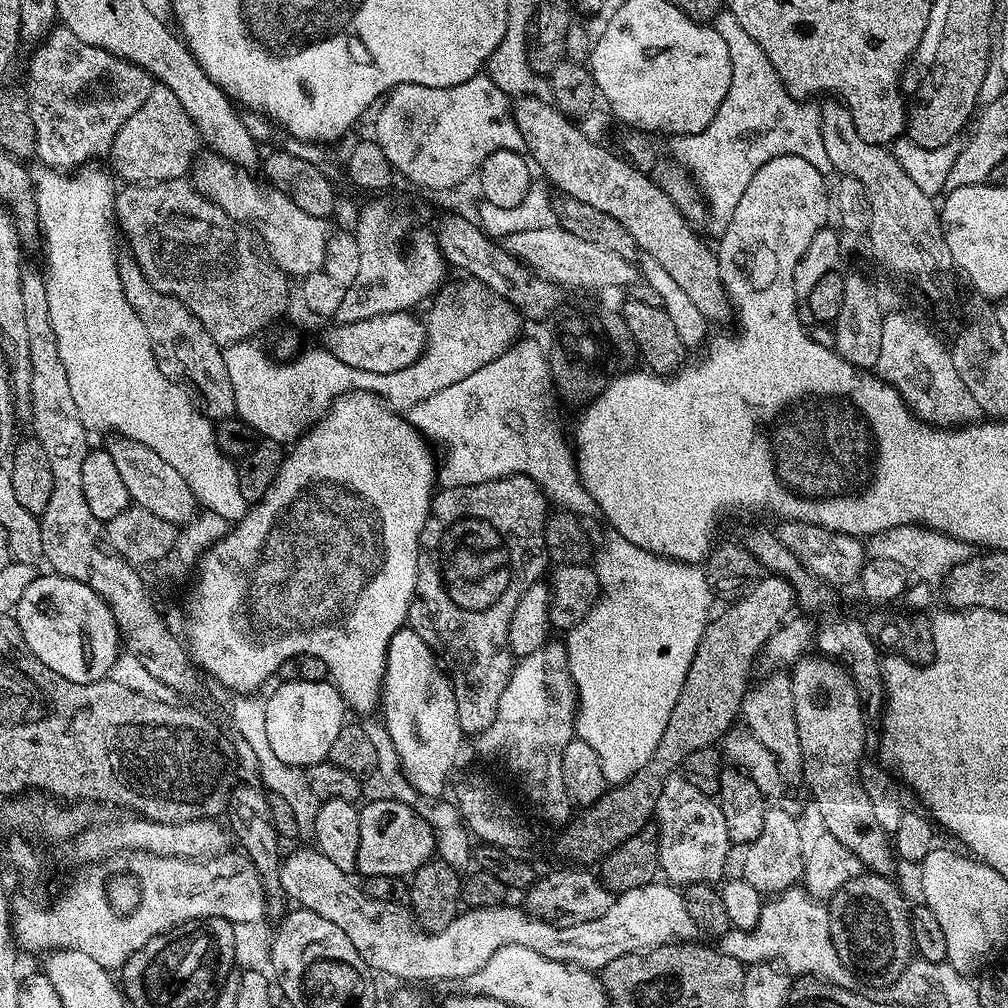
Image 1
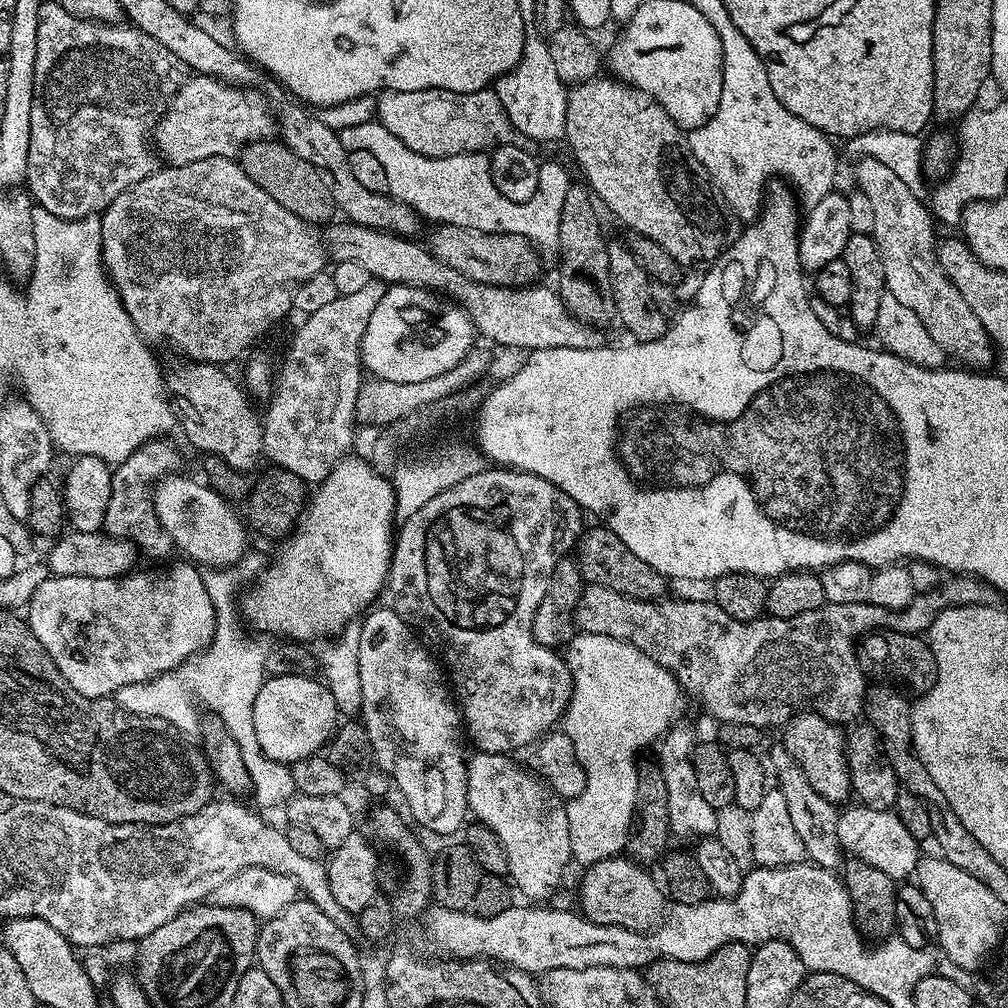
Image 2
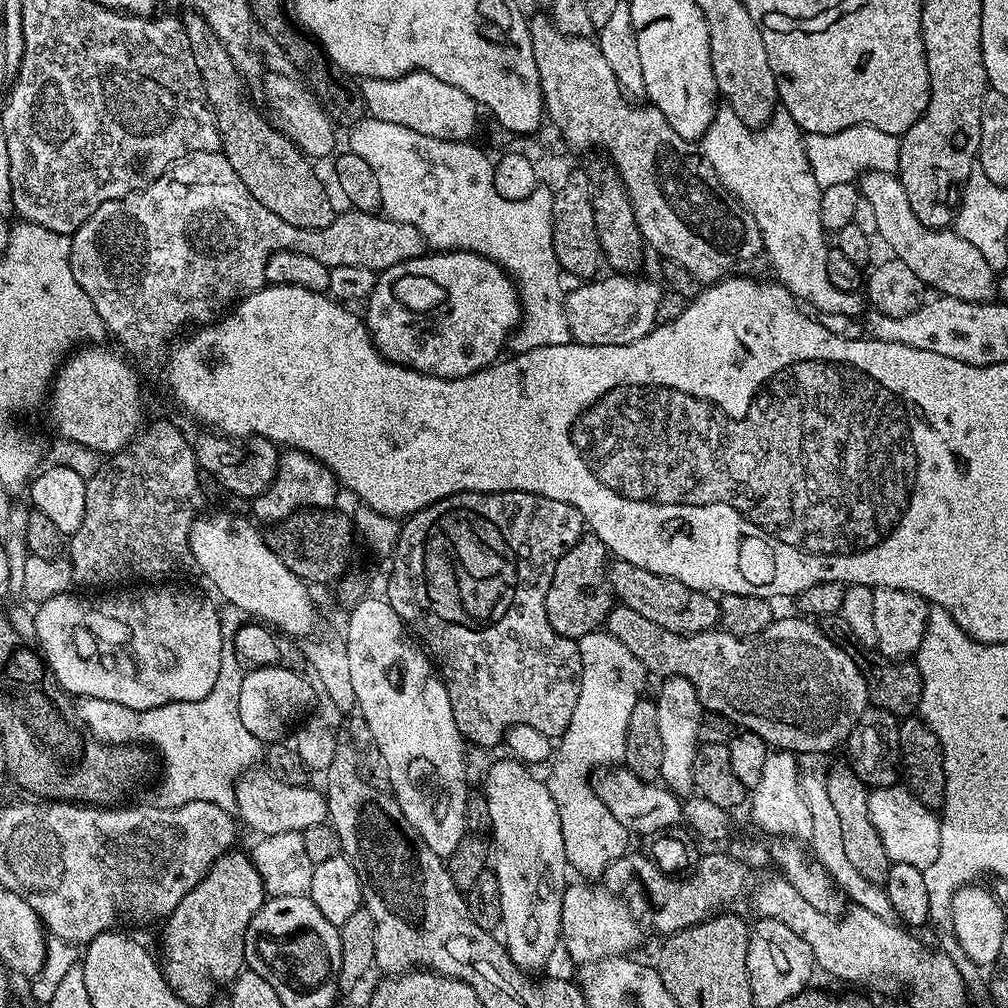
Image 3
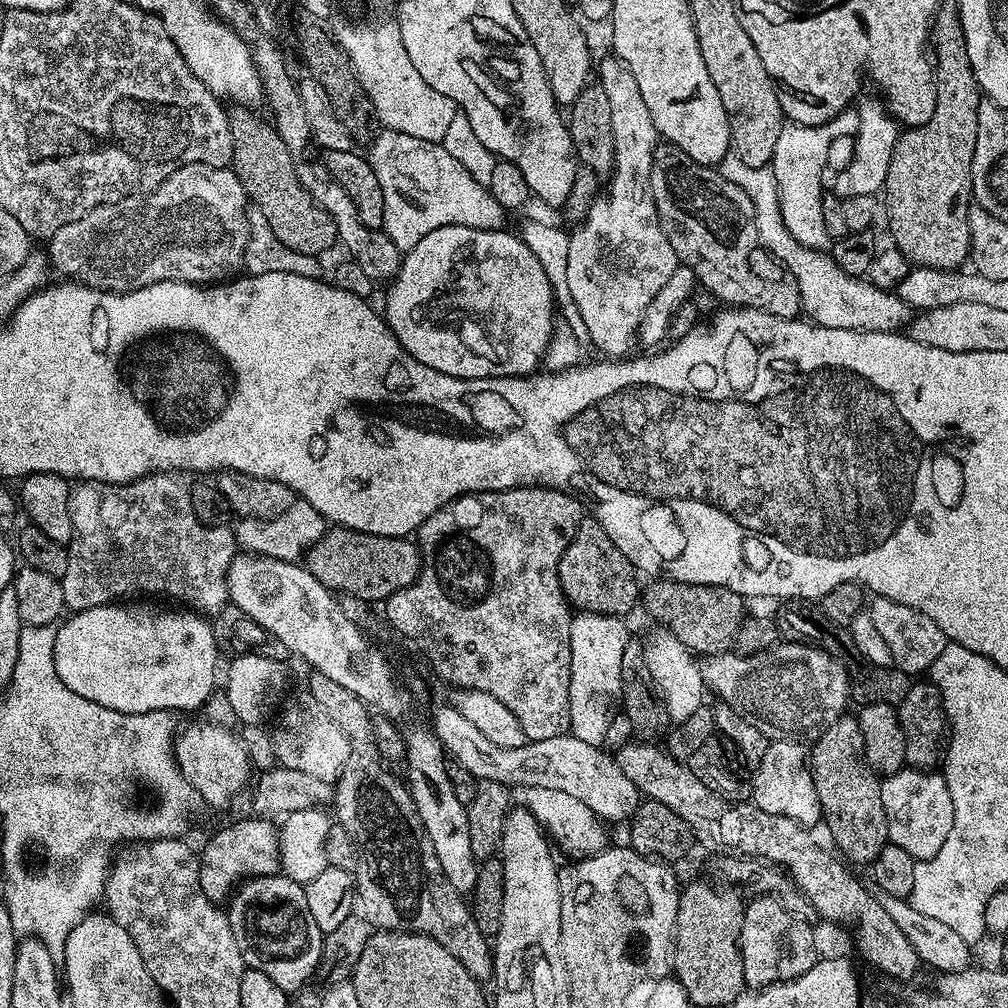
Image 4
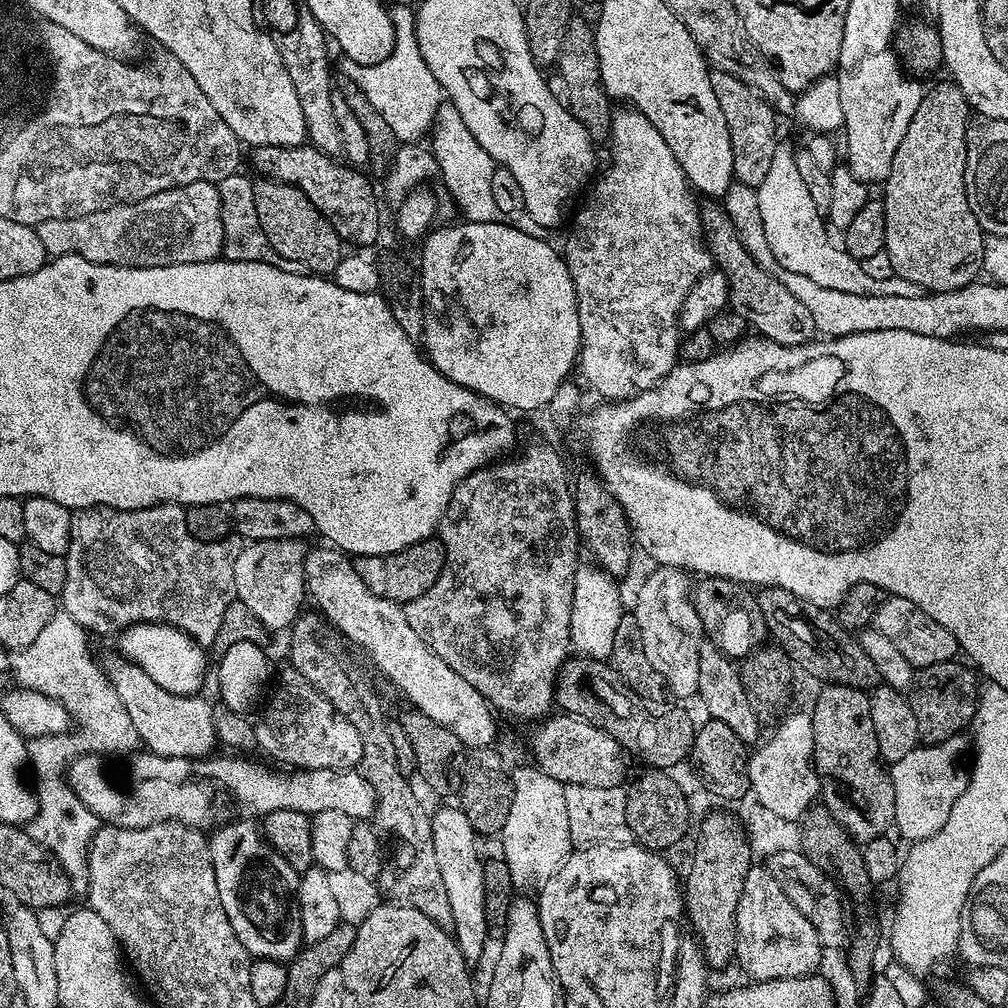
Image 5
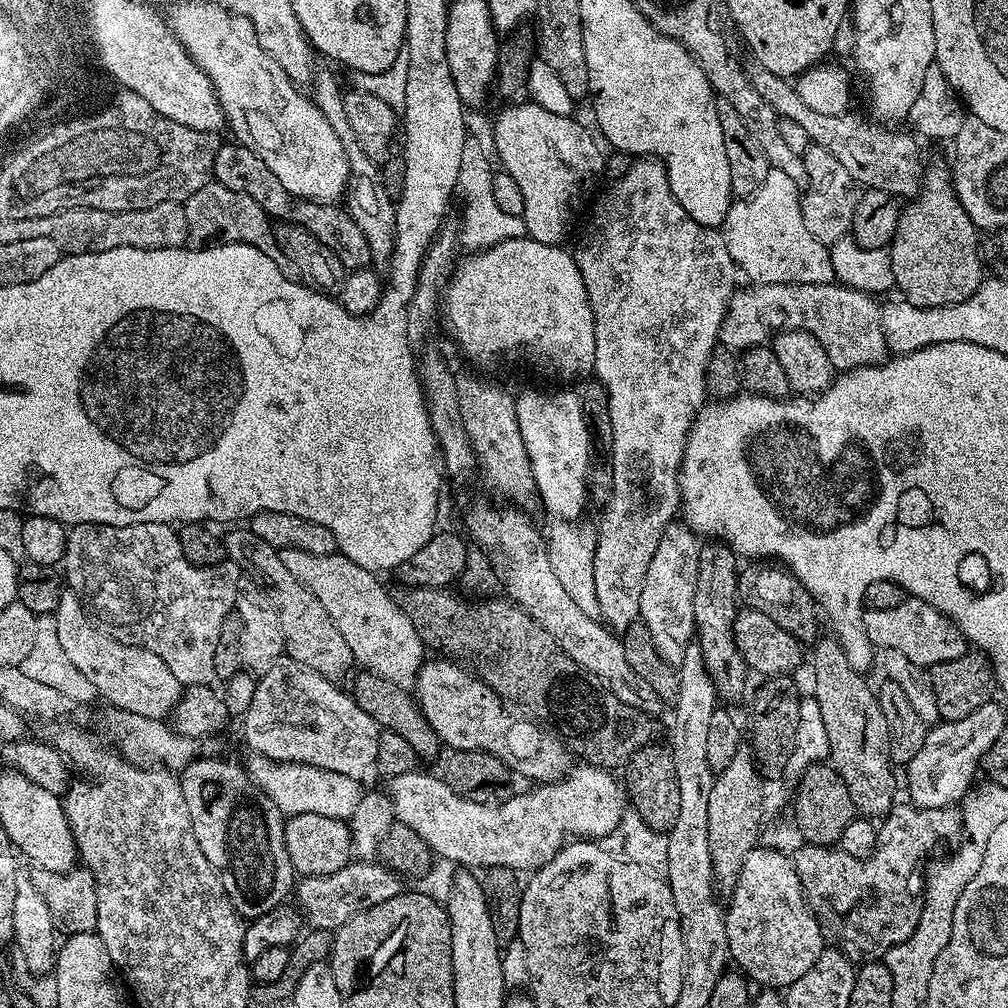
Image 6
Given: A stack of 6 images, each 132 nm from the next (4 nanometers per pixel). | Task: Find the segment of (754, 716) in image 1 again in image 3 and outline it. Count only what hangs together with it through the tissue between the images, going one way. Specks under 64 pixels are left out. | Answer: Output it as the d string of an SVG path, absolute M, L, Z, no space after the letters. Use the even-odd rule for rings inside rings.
M805 771L800 777L800 788L804 792L804 801L810 810L810 838L806 844L810 849L812 859L824 867L826 874L830 874L837 889L847 899L849 896L855 907L870 910L874 918L895 921L894 906L890 906L890 898L886 898L886 890L883 886L863 877L854 866L850 866L850 861L846 859L846 849L842 843L842 820L838 818L838 813L830 803L830 794L826 794L823 779L819 775L816 777L814 773Z

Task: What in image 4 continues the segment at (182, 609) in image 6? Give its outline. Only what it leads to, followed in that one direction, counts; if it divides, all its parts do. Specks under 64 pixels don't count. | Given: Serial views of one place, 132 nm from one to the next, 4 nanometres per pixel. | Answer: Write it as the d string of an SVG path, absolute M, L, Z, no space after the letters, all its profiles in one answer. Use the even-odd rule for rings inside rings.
M154 472L150 476L143 476L141 480L135 480L129 484L107 484L106 482L94 482L93 480L85 480L77 483L70 492L70 518L74 522L74 534L72 535L72 543L67 545L68 550L68 565L66 566L66 574L59 577L60 585L62 586L62 594L64 595L64 607L69 613L80 611L88 611L92 607L106 607L115 605L117 602L123 601L125 598L140 598L144 596L169 596L177 605L183 606L185 609L191 610L197 614L215 614L222 611L230 602L228 599L228 571L230 570L230 562L238 555L238 545L236 543L236 534L231 527L208 527L199 521L195 516L194 506L191 505L191 490L187 483L184 484L185 477L174 472Z

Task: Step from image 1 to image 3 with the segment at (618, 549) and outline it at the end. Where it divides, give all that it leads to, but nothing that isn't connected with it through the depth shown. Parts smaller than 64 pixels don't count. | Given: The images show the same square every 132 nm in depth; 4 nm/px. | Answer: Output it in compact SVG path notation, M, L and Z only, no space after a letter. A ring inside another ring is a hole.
M593 634L579 640L582 654L580 693L574 718L559 737L558 751L551 761L552 777L546 783L558 806L558 818L562 822L562 846L566 850L569 869L580 878L600 878L611 864L622 858L630 848L627 828L610 814L610 810L597 796L590 783L595 770L616 766L626 754L626 726L634 706L641 700L646 670L613 636Z

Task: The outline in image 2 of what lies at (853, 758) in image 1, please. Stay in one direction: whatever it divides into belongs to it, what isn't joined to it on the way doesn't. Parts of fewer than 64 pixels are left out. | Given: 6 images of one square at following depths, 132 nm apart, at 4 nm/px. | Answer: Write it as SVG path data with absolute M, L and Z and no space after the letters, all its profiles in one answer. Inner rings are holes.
M801 712L788 721L783 732L782 746L792 755L794 762L802 766L802 774L806 774L810 786L814 786L814 790L818 790L818 794L822 794L822 798L826 798L830 803L843 805L843 800L847 796L851 797L853 790L844 749L846 736L841 725L830 723L817 712Z

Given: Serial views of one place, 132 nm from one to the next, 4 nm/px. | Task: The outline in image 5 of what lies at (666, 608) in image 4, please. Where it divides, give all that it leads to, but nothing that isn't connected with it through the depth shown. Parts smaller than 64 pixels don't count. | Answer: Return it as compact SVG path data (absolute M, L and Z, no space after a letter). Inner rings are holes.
M709 576L697 581L691 589L692 604L698 610L707 643L713 644L736 662L743 660L765 643L768 627L762 618L756 596L748 593L751 591L745 585L721 576Z

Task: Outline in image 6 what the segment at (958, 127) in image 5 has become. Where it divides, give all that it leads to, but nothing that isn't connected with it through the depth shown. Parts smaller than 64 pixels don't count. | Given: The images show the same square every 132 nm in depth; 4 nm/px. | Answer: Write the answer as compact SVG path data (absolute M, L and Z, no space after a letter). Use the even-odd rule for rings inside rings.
M929 167L925 171L920 191L901 207L898 230L892 239L890 251L894 266L894 282L899 295L914 306L937 308L966 302L970 294L980 289L986 276L986 268L982 263L982 236L975 222L970 218L970 214L966 214L962 202L957 198L947 167Z

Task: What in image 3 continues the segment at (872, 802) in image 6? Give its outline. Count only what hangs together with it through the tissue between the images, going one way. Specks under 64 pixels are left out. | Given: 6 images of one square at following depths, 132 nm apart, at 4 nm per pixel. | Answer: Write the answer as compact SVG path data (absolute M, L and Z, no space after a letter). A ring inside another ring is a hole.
M847 762L834 765L828 776L823 777L823 781L826 794L830 794L830 803L838 813L838 818L842 820L842 843L850 866L854 866L870 882L883 885L890 861L886 854L886 846L882 846L882 838L878 838L878 830L874 830L874 824L870 822L868 785L856 777L851 764Z

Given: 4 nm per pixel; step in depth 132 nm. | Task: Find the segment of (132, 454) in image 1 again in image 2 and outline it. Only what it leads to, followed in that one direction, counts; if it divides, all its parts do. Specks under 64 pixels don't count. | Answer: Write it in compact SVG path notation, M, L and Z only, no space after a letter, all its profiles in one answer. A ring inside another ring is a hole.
M169 474L163 480L157 480L152 489L152 501L154 502L154 510L158 514L158 522L162 522L166 534L170 534L175 551L177 553L179 551L185 552L186 555L184 556L197 565L208 564L204 566L211 566L216 570L224 570L229 567L227 564L238 563L240 555L244 552L245 523L236 518L229 501L221 497L212 488L209 488L206 483L180 475Z

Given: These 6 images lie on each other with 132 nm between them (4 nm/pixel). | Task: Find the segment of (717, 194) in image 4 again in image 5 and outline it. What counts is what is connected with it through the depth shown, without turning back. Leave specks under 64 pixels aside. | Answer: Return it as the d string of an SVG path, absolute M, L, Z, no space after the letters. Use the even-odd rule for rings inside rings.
M716 202L705 203L700 208L700 222L704 233L704 243L708 246L708 251L712 253L715 267L728 277L728 303L731 311L736 311L746 323L752 327L759 335L765 336L767 340L772 340L776 344L783 344L789 348L795 344L807 344L817 335L814 326L814 318L810 318L810 310L790 294L790 290L784 285L783 279L772 277L773 273L769 269L760 267L753 260L752 255L742 246L742 242L736 233L736 227L732 225L732 220L728 217L723 207Z

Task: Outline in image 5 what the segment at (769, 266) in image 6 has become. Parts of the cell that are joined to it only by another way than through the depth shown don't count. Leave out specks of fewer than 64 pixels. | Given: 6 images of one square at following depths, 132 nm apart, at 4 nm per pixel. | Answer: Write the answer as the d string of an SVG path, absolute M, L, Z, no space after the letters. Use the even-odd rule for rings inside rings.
M784 146L777 147L766 182L756 189L756 197L766 242L784 272L802 274L810 278L810 282L818 282L818 286L826 286L826 290L840 290L842 294L862 294L874 298L914 298L921 295L921 288L914 286L914 282L906 282L906 278L901 276L894 274L885 280L870 278L870 274L862 270L860 261L844 251L839 243L828 241L829 229L825 217L818 214L810 198L810 190L806 190L806 182L802 182L802 174L798 174L795 155L791 151L788 153Z

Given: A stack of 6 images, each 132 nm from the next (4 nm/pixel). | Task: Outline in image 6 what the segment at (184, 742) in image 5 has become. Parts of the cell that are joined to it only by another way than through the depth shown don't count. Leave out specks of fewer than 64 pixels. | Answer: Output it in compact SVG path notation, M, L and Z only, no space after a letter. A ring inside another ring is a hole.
M67 590L61 591L54 615L62 650L66 650L74 666L94 684L99 695L109 700L107 703L111 707L121 708L130 714L142 714L142 718L164 720L171 717L180 700L182 685L174 674L170 674L170 666L166 666L158 654L150 654L150 650L123 644L113 636L107 636L92 623L80 599Z

